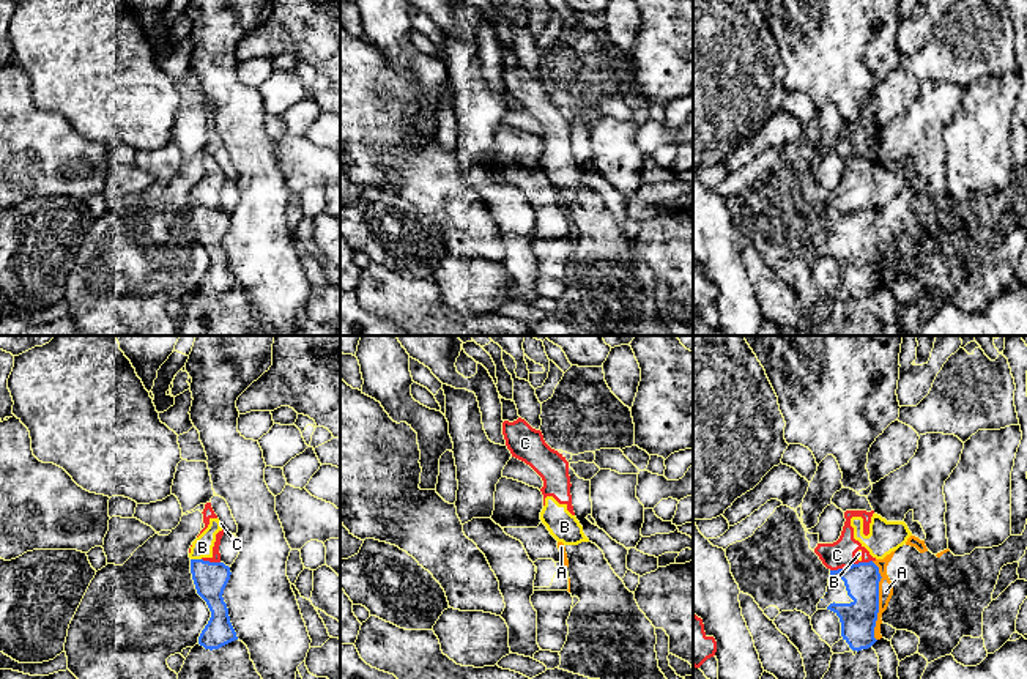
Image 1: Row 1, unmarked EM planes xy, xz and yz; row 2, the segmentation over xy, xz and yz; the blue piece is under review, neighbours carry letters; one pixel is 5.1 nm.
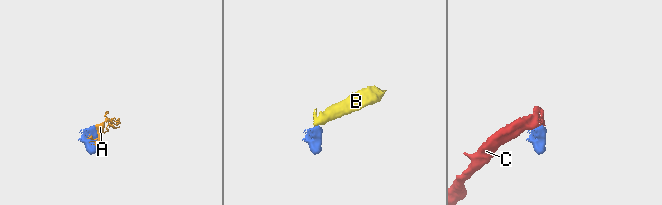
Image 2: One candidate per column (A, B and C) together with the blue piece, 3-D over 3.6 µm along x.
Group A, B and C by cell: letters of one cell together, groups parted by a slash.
A / B C

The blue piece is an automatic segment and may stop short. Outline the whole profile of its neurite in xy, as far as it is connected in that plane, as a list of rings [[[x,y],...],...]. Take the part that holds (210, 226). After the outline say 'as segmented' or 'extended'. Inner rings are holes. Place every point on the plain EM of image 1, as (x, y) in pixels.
[[[191,206],[191,221],[197,241],[211,258],[211,265],[198,284],[198,291],[213,298],[238,287],[222,244],[232,222],[230,214],[224,210]]] | as segmented

